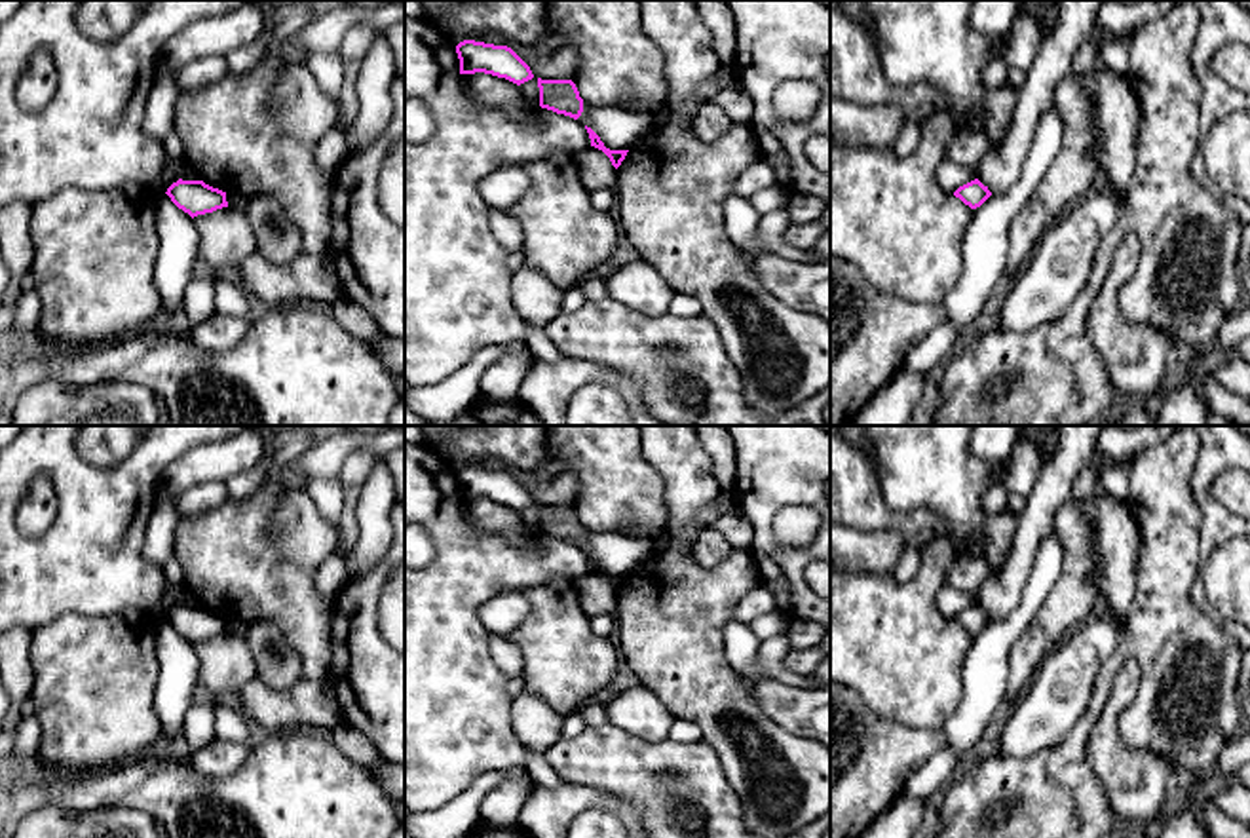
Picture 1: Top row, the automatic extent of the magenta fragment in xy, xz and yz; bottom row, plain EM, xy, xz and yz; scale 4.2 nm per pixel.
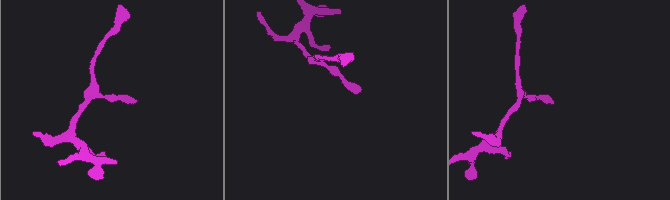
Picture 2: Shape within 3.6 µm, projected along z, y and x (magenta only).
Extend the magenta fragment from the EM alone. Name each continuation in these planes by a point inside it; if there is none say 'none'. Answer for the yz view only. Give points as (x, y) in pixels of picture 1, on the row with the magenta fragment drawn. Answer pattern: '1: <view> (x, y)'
none

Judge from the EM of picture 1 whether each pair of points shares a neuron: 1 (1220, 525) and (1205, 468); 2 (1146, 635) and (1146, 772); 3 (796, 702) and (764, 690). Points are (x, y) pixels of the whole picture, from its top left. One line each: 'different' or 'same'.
1: same
2: different
3: same

